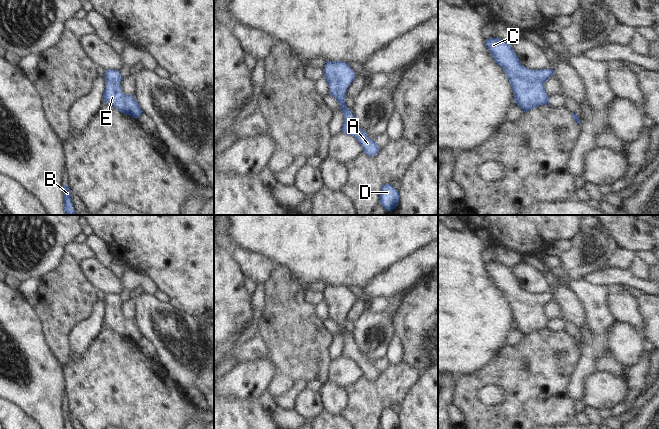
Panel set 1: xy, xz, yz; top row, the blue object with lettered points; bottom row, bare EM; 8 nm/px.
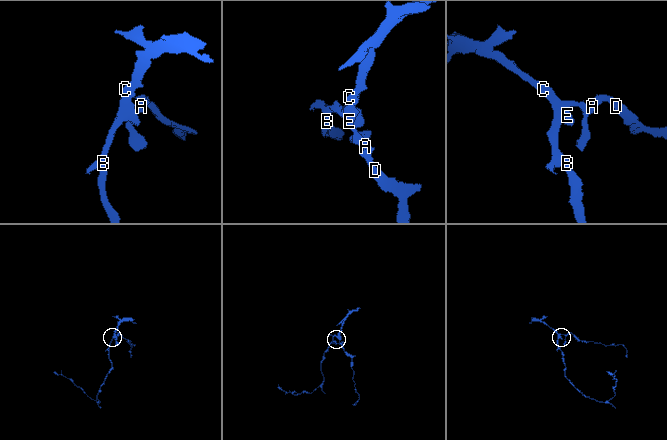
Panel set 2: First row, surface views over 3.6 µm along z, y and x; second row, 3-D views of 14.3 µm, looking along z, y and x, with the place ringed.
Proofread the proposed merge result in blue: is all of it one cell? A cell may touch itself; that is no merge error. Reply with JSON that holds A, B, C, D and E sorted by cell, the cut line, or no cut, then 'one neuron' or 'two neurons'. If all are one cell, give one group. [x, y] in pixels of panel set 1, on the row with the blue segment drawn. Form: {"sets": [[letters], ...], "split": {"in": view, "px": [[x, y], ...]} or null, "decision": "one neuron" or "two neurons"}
{"sets": [["A", "B", "C", "D", "E"]], "split": null, "decision": "one neuron"}

